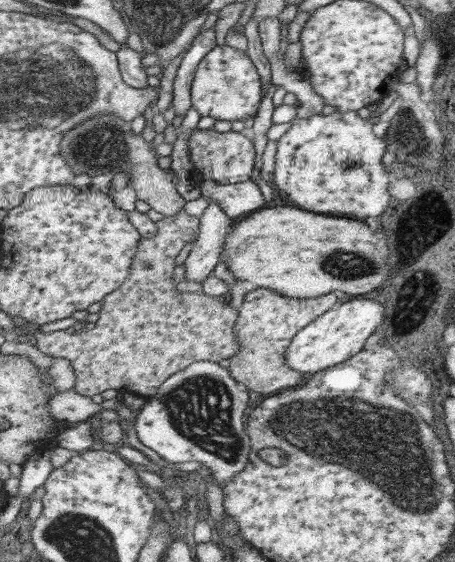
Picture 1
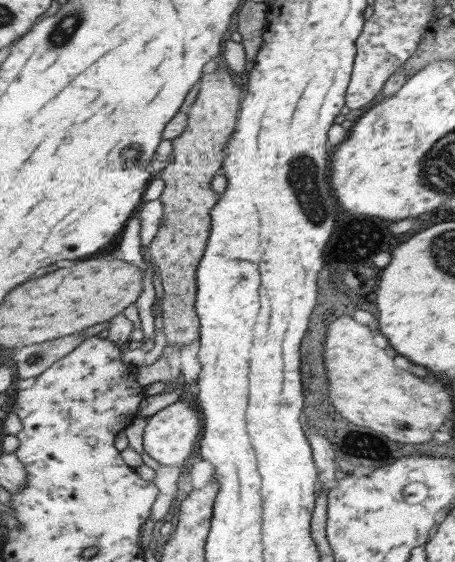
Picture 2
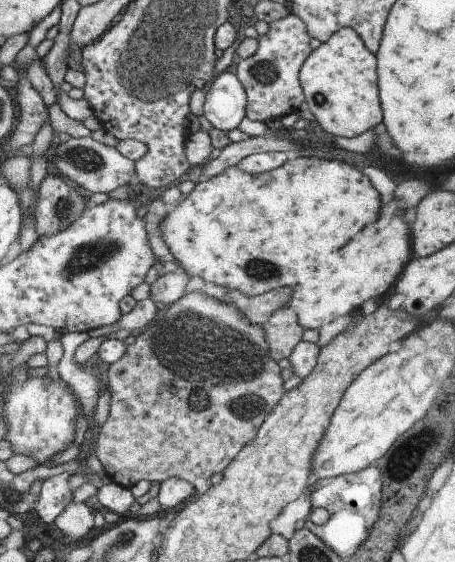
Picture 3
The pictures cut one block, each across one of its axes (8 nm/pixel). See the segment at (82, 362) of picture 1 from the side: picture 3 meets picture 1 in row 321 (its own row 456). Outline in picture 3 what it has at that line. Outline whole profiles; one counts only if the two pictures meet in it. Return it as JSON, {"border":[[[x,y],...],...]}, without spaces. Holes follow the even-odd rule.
{"border":[[[191,292],[185,298],[181,298],[179,302],[171,304],[169,310],[163,314],[163,310],[157,314],[157,318],[147,326],[147,332],[143,332],[135,344],[129,346],[127,354],[115,362],[109,368],[109,388],[113,392],[113,402],[111,402],[111,412],[107,422],[101,428],[99,440],[97,440],[97,456],[99,462],[105,468],[105,474],[111,482],[117,482],[125,488],[131,488],[133,484],[137,484],[139,480],[149,480],[149,482],[167,482],[171,478],[181,478],[187,482],[195,482],[195,478],[205,478],[209,480],[213,474],[225,472],[235,458],[239,458],[239,454],[251,446],[255,442],[255,438],[259,438],[259,430],[263,428],[263,424],[267,422],[267,418],[271,416],[271,412],[279,406],[279,402],[283,402],[283,368],[279,368],[277,360],[271,358],[271,346],[267,342],[267,334],[263,330],[263,326],[255,326],[251,324],[237,306],[231,304],[223,304],[217,298],[211,298],[207,294],[197,294]]]}

